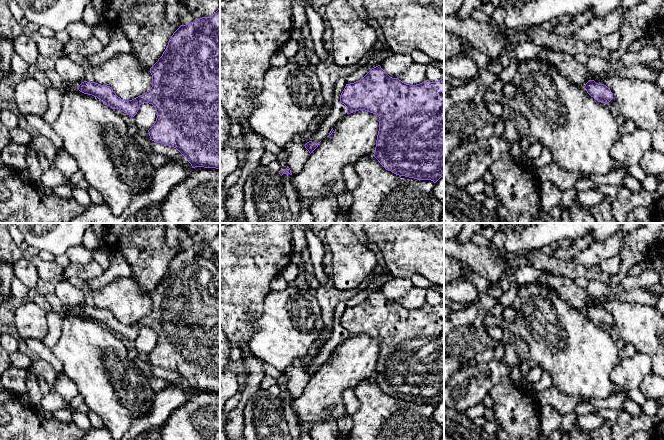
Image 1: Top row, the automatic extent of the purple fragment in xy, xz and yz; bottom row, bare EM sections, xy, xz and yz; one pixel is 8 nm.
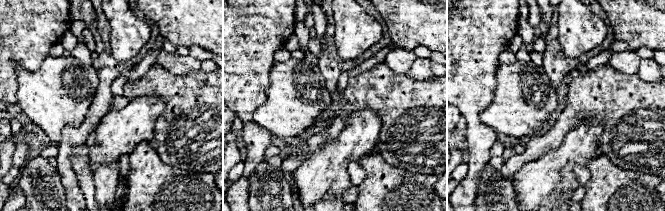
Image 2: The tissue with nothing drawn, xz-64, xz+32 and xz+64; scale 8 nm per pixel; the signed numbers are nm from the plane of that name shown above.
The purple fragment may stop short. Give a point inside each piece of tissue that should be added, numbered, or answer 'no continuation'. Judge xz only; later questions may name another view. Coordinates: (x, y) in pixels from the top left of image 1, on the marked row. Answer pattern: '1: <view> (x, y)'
no continuation

